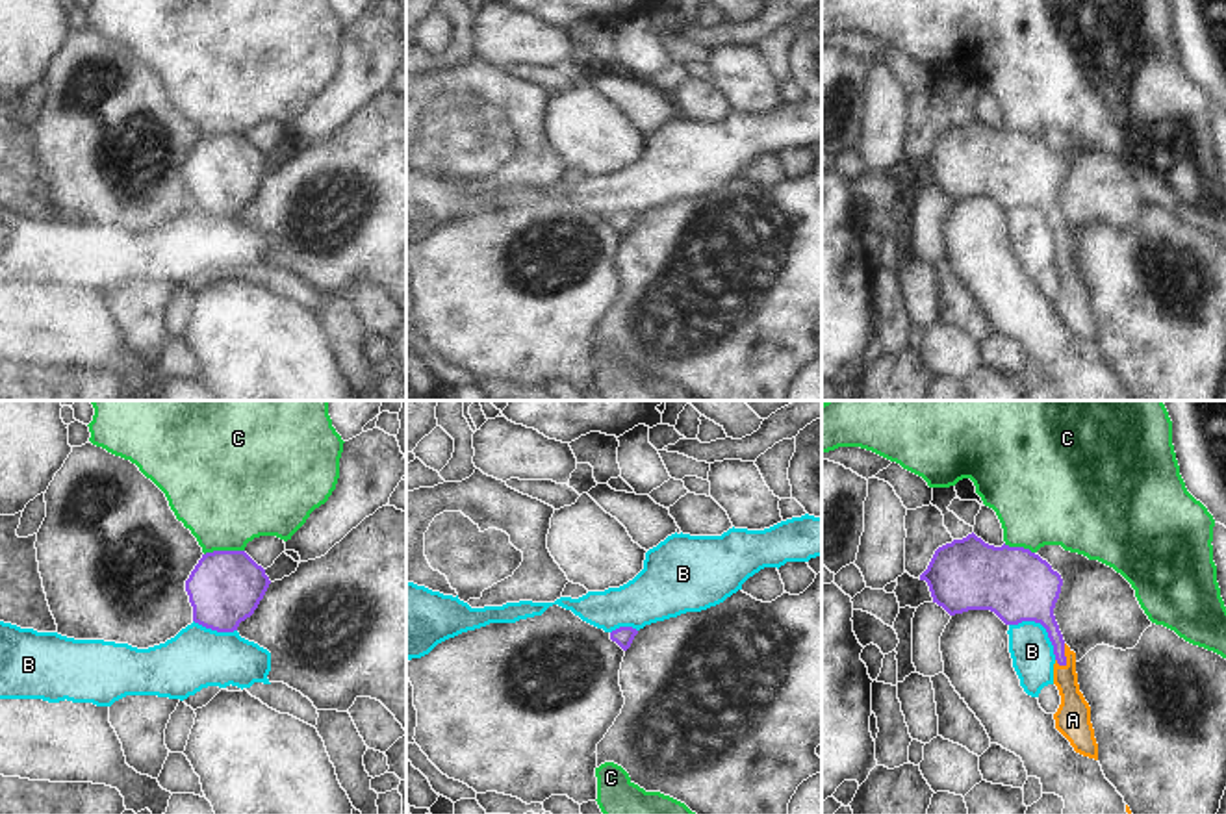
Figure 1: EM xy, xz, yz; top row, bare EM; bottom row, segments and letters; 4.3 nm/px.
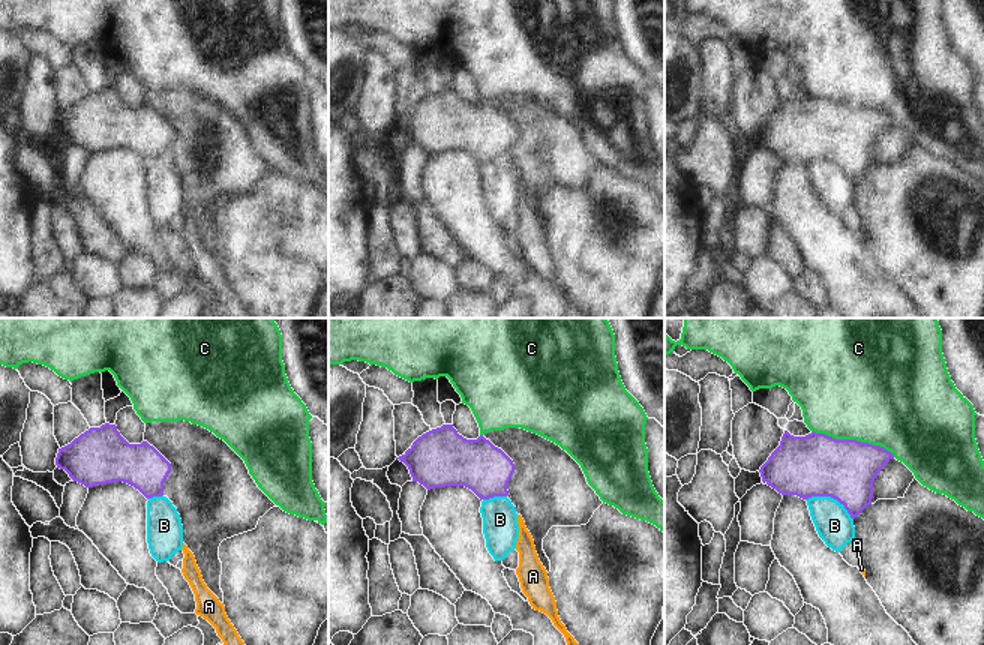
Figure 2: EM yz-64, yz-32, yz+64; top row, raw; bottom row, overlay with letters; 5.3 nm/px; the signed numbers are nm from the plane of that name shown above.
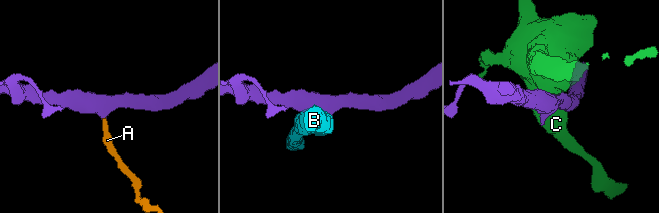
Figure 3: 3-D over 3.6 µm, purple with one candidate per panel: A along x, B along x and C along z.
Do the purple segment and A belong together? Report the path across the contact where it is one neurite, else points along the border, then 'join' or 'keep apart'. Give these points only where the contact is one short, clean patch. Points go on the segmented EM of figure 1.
way yz (1037, 607), (1052, 627), (1065, 657), (1065, 679), (1074, 712); join

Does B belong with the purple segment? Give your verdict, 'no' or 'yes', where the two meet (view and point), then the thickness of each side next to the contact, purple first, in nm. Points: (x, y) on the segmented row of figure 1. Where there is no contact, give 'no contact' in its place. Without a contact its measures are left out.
no; meets purple in yz at (1043, 625); 320 nm thick on the purple side, 190 nm on the other

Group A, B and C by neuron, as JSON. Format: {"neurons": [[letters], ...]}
{"neurons": [["A"], ["B"], ["C"]]}

